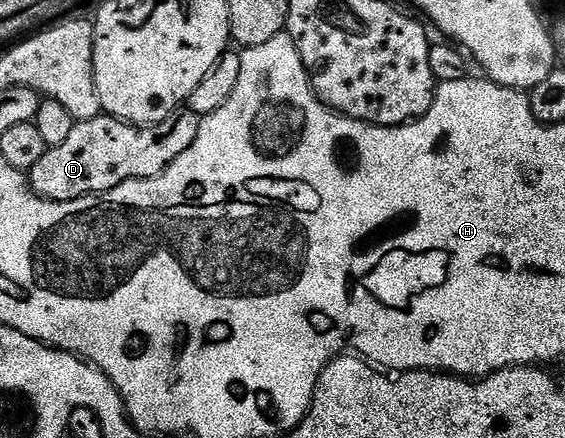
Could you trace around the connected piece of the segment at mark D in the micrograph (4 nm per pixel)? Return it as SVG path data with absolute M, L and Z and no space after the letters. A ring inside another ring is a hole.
M189 107L180 108L169 119L165 119L160 125L144 127L142 125L130 125L119 117L100 115L88 121L76 121L69 139L60 145L52 145L45 155L41 155L37 167L29 171L29 184L34 193L41 197L48 197L50 201L72 201L108 193L113 187L117 187L126 181L137 179L149 179L161 175L161 171L168 169L177 159L177 155L185 155L189 147L193 147L193 139L197 139L200 117Z

